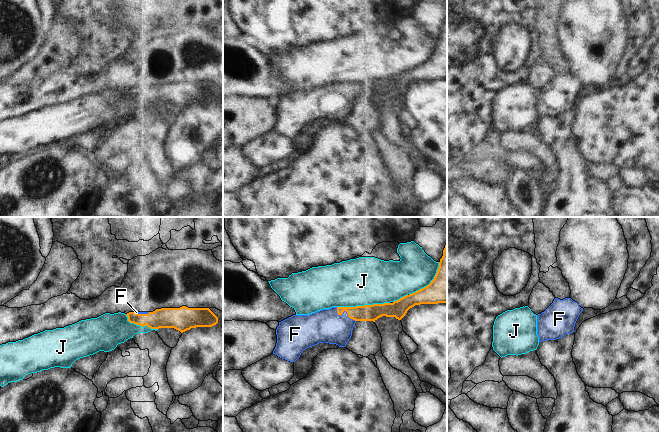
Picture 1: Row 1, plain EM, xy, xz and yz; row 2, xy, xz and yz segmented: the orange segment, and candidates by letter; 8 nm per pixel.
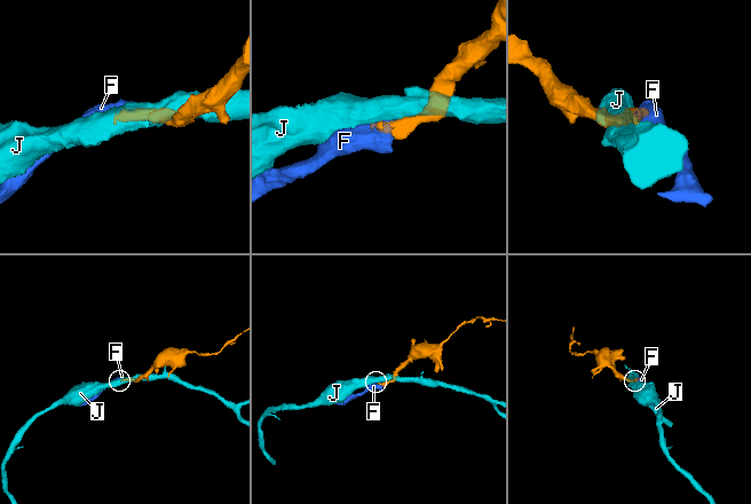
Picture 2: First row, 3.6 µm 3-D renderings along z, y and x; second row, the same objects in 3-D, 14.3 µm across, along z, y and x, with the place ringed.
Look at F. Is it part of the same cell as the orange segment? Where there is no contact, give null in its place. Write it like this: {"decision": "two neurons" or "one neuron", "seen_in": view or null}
{"decision": "one neuron", "seen_in": "xz"}

